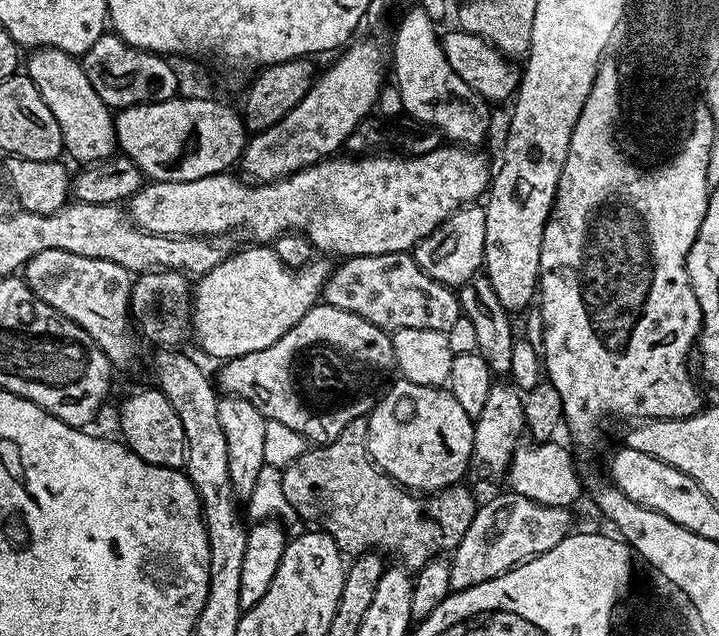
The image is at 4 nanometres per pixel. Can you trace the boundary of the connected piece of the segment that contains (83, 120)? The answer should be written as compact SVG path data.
M37 48L26 60L26 75L38 86L38 94L50 106L50 114L58 118L62 130L64 152L79 162L95 162L109 159L117 151L116 122L113 109L98 98L98 90L90 86L83 63L77 57L57 48Z

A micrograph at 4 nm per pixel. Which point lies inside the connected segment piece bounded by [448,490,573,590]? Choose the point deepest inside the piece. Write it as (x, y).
(510, 529)

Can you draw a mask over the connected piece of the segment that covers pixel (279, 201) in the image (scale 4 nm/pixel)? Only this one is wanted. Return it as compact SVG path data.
M441 146L429 153L422 153L421 156L404 155L404 156L376 156L377 154L364 154L359 158L347 158L348 160L336 160L340 158L325 158L319 160L316 164L311 164L308 168L303 168L290 176L282 176L278 180L267 182L249 182L247 179L239 180L238 177L232 176L231 171L219 172L206 178L198 178L194 182L148 182L144 187L139 188L132 197L127 201L126 211L133 224L138 225L144 232L158 234L159 236L222 236L233 234L241 228L242 231L248 232L249 241L255 242L260 246L271 245L280 236L288 232L298 232L301 236L306 237L312 243L313 249L324 252L337 252L337 257L347 258L350 256L373 256L374 254L386 254L387 252L408 252L415 249L421 240L425 240L435 228L440 227L457 208L471 205L473 202L485 195L489 191L493 169L488 169L488 160L480 153L480 150L473 150L468 146Z

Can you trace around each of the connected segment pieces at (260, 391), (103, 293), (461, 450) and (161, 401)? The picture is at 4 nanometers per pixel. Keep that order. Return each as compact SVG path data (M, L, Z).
M318 302L300 319L274 346L266 350L254 350L254 354L242 354L233 360L225 360L219 365L220 380L218 388L229 396L240 396L250 402L264 415L265 420L283 422L290 430L304 433L305 441L319 446L329 444L340 436L340 431L352 420L352 412L316 412L316 384L296 384L296 372L292 372L292 360L296 360L296 348L304 348L308 340L328 340L328 344L336 344L336 348L344 348L344 352L352 352L352 356L360 356L360 360L368 360L368 364L394 364L392 359L392 337L385 329L366 322L366 318L358 318L358 314L350 314L350 310L338 310L338 306Z
M51 248L28 260L22 278L46 306L82 326L113 366L128 364L135 358L136 340L130 323L133 277L125 268L102 258L86 258L82 254L70 254L70 250Z
M400 378L388 393L381 395L371 409L368 421L368 454L380 471L391 476L402 488L417 494L435 494L459 485L464 471L472 464L472 443L474 442L474 420L458 406L447 387L418 386Z
M149 386L145 392L136 392L120 408L120 432L123 443L127 444L129 452L138 454L146 462L163 468L183 469L186 464L186 434L182 430L182 421L174 414L174 406L164 397L164 393Z

